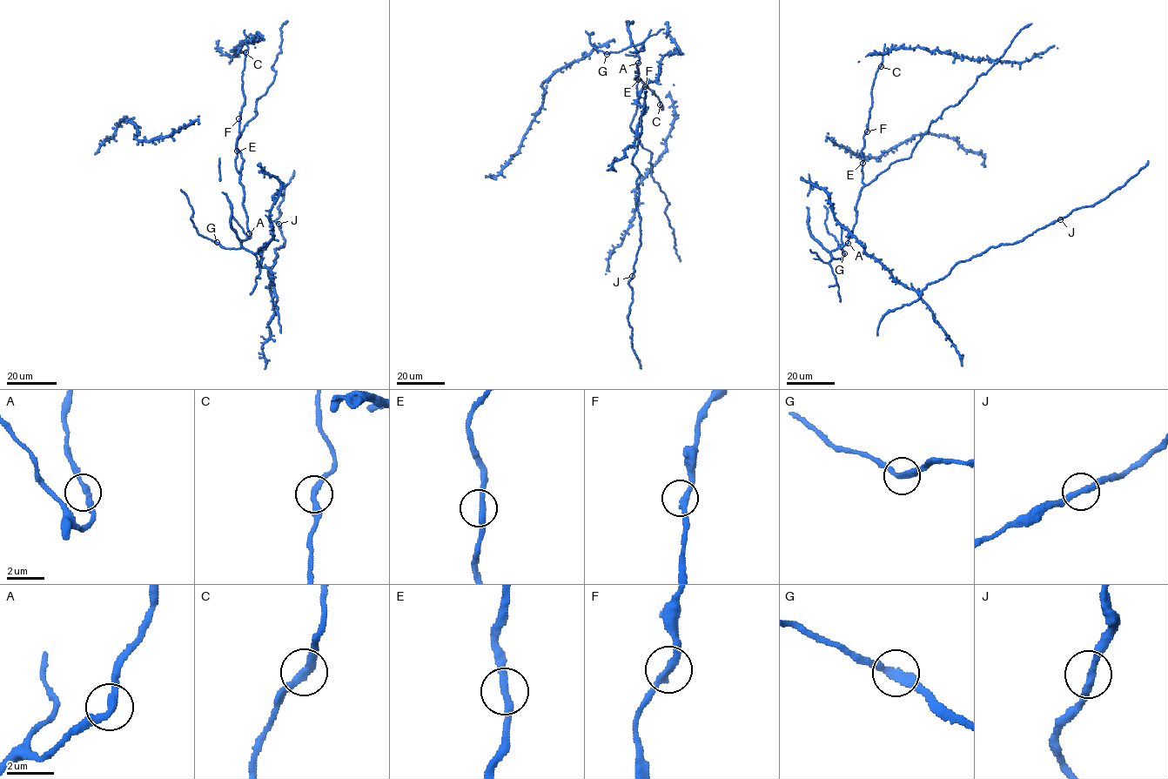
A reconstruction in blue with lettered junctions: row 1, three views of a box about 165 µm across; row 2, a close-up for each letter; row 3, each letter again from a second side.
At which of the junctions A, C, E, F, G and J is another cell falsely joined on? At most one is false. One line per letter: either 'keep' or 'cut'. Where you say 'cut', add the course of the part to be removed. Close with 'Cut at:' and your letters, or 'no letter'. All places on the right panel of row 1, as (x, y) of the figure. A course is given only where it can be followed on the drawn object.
A: keep
C: keep
E: keep
F: keep
G: keep
J: keep
Cut at: no letter

